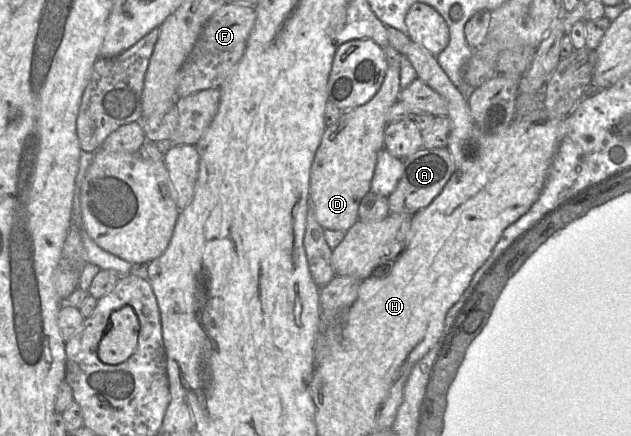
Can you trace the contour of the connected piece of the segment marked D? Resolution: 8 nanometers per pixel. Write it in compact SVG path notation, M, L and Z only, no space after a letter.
M389 65L379 91L368 103L349 111L343 111L340 119L334 125L326 127L311 166L309 197L317 222L324 230L347 232L357 222L359 204L370 192L378 154L385 148L386 113L399 100L400 91L400 67Z

